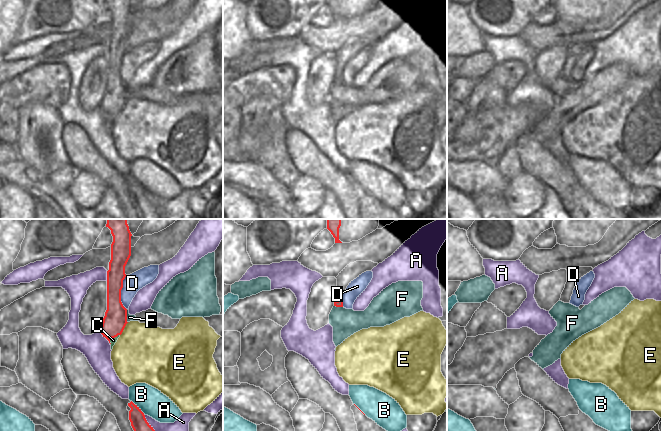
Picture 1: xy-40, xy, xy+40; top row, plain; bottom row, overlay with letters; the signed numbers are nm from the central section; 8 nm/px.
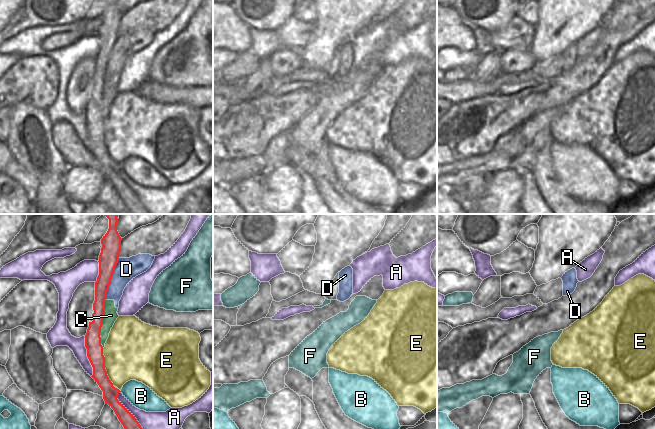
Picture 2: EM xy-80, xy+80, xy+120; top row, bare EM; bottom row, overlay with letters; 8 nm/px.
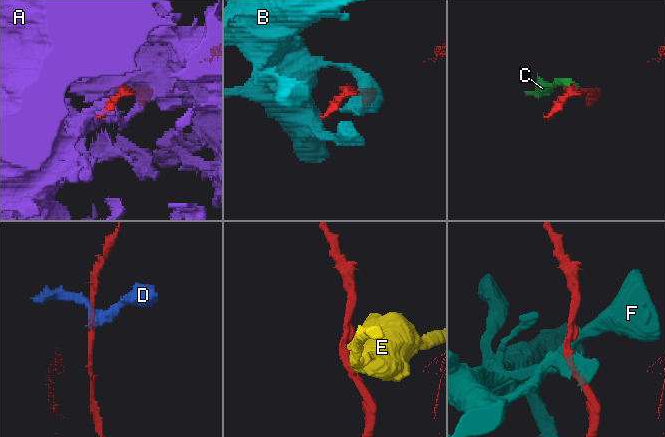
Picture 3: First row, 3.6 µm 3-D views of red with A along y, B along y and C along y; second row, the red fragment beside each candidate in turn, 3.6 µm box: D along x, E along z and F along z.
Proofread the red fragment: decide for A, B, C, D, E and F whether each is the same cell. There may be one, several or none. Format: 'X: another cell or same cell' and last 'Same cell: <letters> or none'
A: another cell
B: another cell
C: another cell
D: another cell
E: another cell
F: another cell
Same cell: none

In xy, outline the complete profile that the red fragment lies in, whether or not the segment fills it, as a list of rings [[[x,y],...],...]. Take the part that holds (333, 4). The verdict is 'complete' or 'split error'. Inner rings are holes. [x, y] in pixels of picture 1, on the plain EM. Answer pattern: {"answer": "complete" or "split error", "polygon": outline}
{"answer": "complete", "polygon": [[[327,0],[327,5],[331,8],[333,13],[335,14],[335,19],[342,19],[339,16],[339,4],[341,0]]]}

